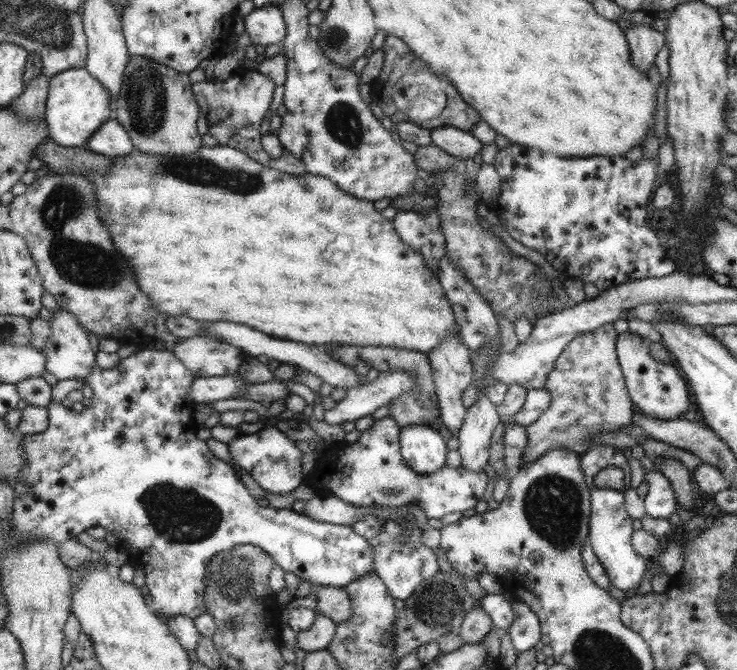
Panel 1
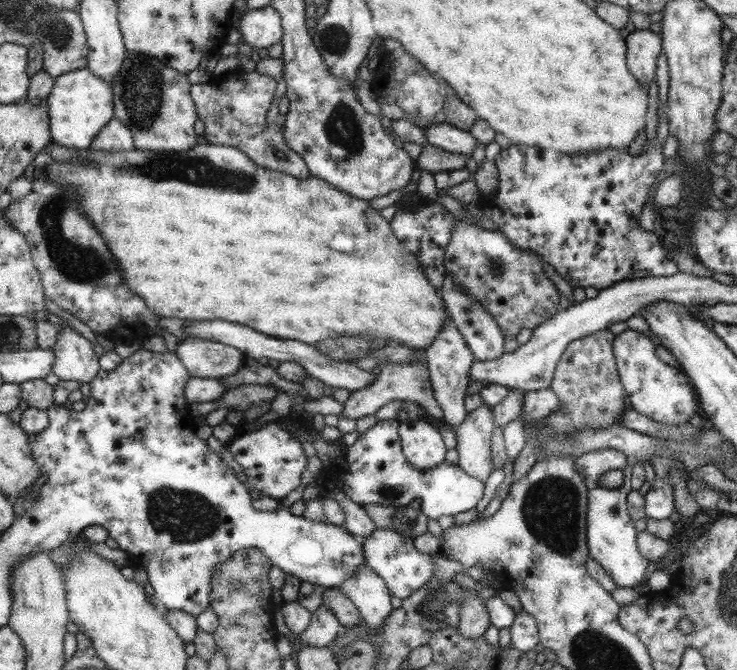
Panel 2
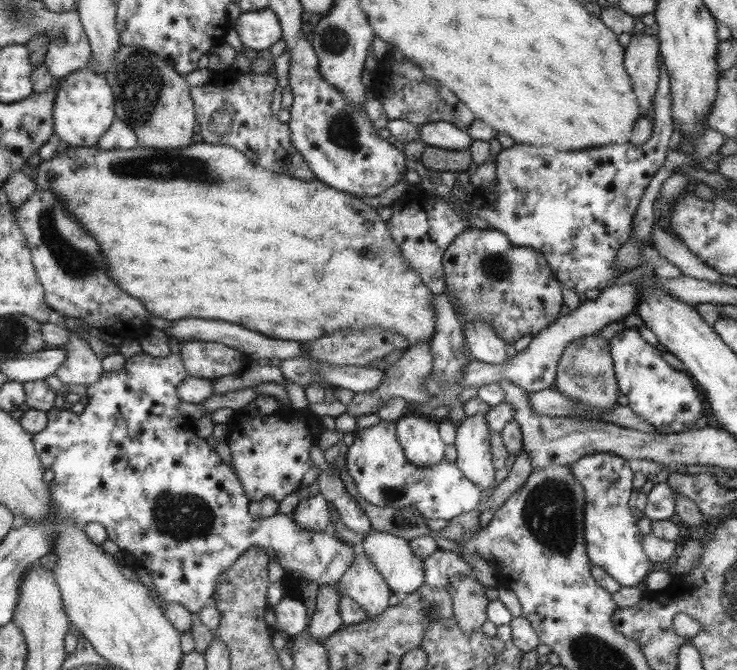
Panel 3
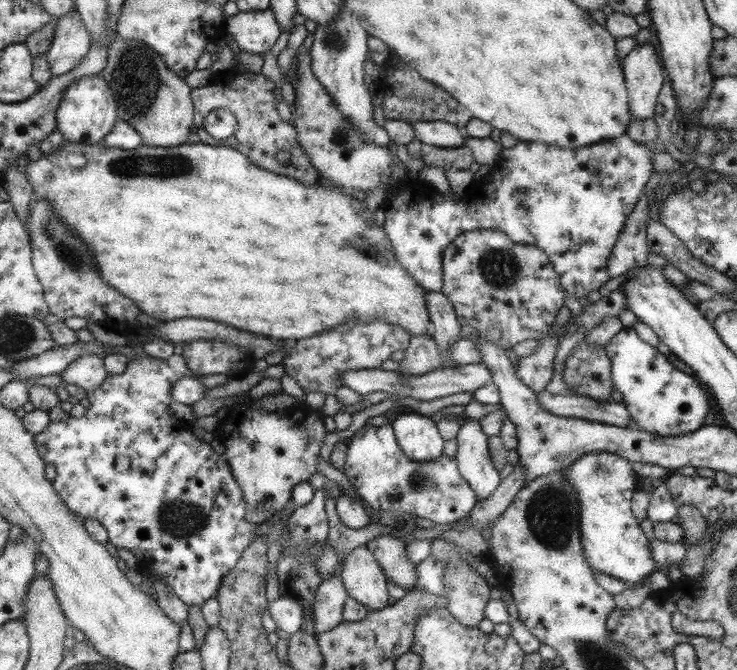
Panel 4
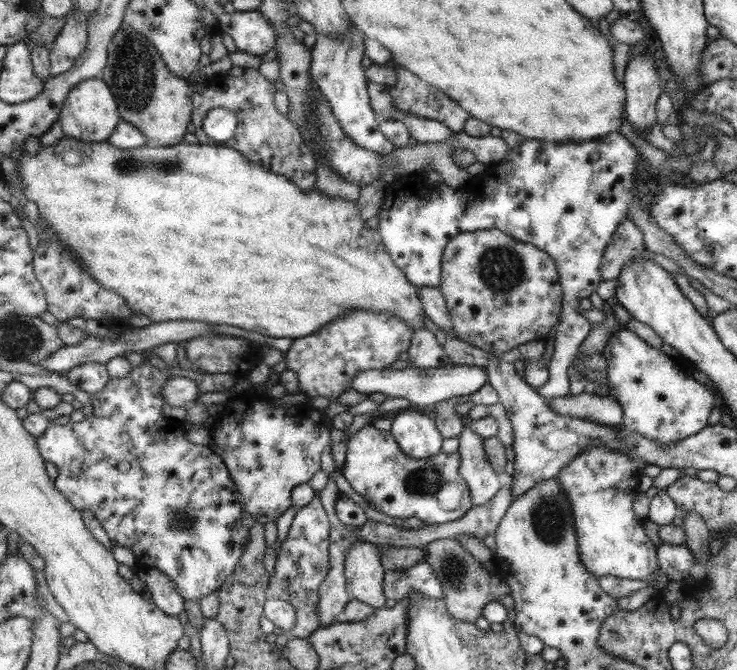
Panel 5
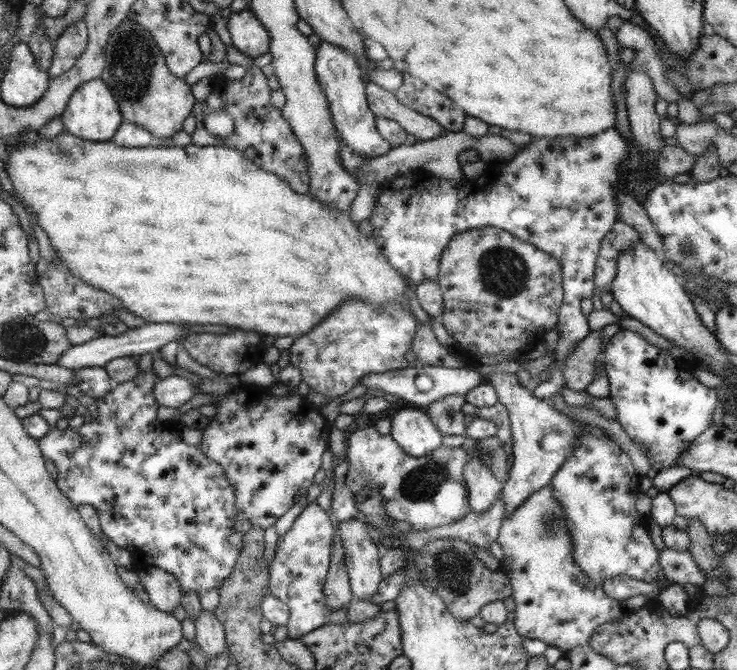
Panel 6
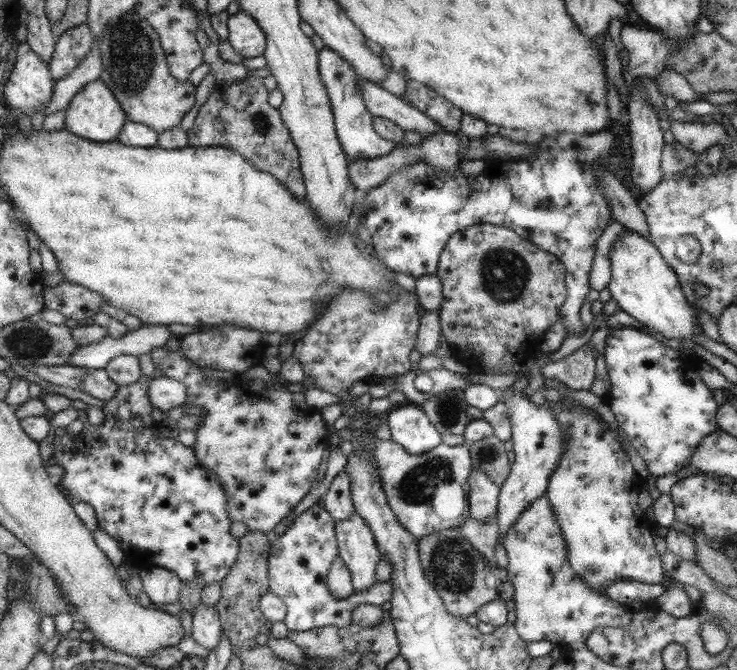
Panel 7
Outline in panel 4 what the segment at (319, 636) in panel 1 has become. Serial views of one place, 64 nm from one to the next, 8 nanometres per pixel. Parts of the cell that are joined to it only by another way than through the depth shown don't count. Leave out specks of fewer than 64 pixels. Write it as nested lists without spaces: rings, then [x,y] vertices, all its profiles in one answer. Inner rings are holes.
[[[339,572],[322,580],[315,589],[313,602],[313,634],[327,632],[343,622],[342,612],[347,598],[350,598],[342,584]]]

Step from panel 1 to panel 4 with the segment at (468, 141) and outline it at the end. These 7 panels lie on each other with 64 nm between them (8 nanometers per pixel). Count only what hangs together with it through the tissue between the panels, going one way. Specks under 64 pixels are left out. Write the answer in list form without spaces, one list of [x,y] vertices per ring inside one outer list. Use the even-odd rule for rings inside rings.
[[[443,121],[409,122],[415,138],[422,144],[436,147],[457,148],[463,145],[463,131]]]

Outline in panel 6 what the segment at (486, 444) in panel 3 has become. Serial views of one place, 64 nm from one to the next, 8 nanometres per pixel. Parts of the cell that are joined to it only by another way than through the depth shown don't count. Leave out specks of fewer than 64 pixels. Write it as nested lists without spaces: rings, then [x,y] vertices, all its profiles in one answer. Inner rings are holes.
[[[465,437],[465,442],[461,448],[469,456],[464,476],[470,510],[471,512],[485,512],[489,507],[494,506],[495,499],[501,495],[501,484],[493,476],[490,469],[478,460],[475,442]]]

